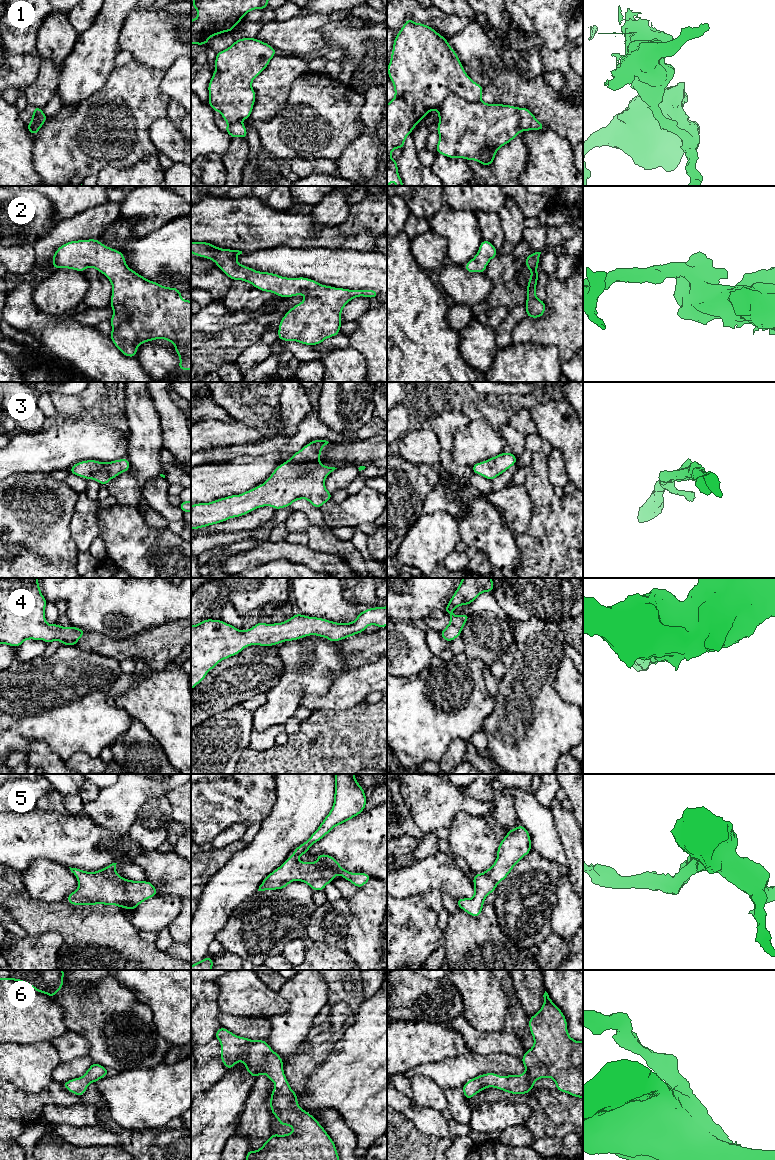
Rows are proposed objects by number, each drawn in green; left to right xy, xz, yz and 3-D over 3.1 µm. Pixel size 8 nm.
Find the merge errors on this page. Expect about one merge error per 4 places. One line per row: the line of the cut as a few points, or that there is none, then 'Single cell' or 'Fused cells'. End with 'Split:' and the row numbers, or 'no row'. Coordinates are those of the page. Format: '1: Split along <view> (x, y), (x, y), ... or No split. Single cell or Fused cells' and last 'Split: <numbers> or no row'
1: Split along yz (517, 108), (520, 114), (521, 129). Fused cells
2: No split. Single cell
3: No split. Single cell
4: No split. Single cell
5: No split. Single cell
6: No split. Single cell
Split: 1

